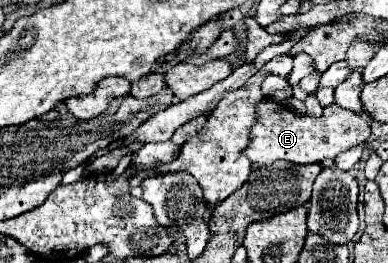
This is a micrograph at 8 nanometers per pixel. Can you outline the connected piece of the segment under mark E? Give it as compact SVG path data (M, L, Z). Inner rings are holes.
M264 99L258 103L258 123L252 127L252 143L244 153L254 167L272 165L276 161L290 161L296 165L320 163L322 159L334 159L340 151L346 151L370 137L370 123L352 111L332 103L324 109L324 117L296 117L288 107Z

